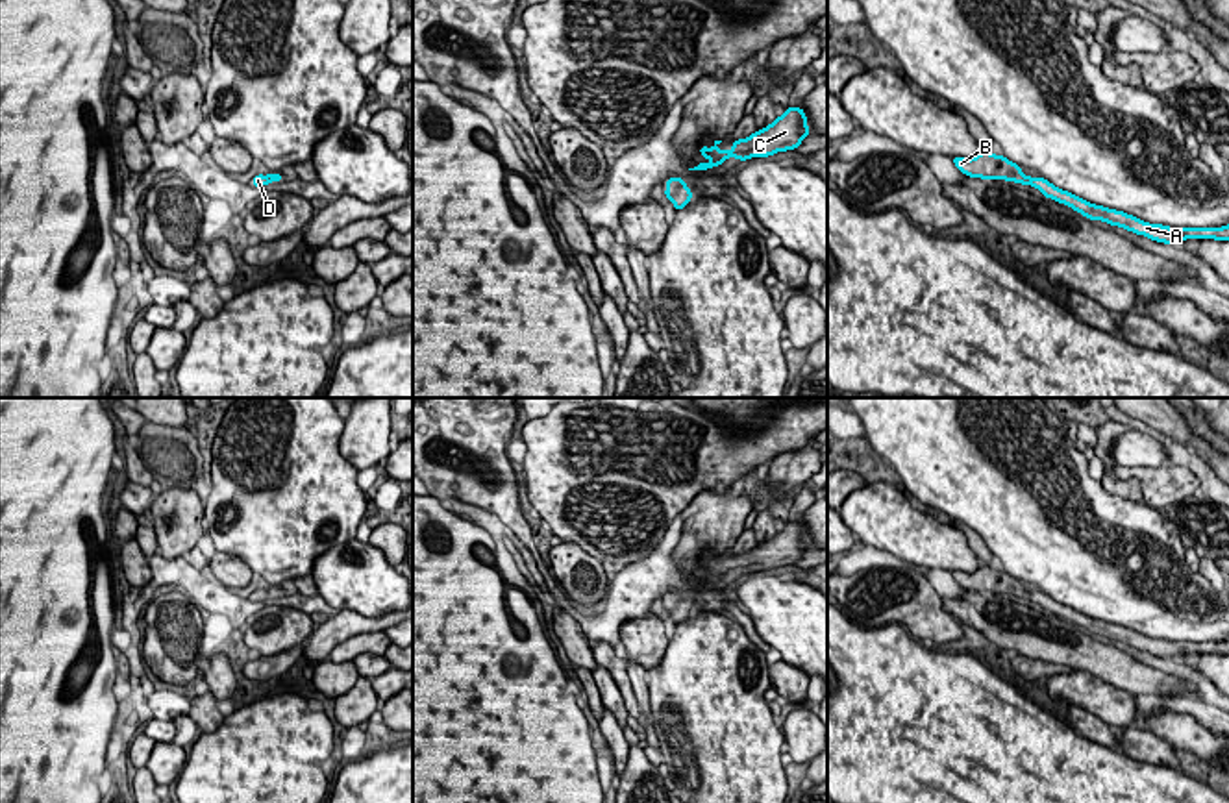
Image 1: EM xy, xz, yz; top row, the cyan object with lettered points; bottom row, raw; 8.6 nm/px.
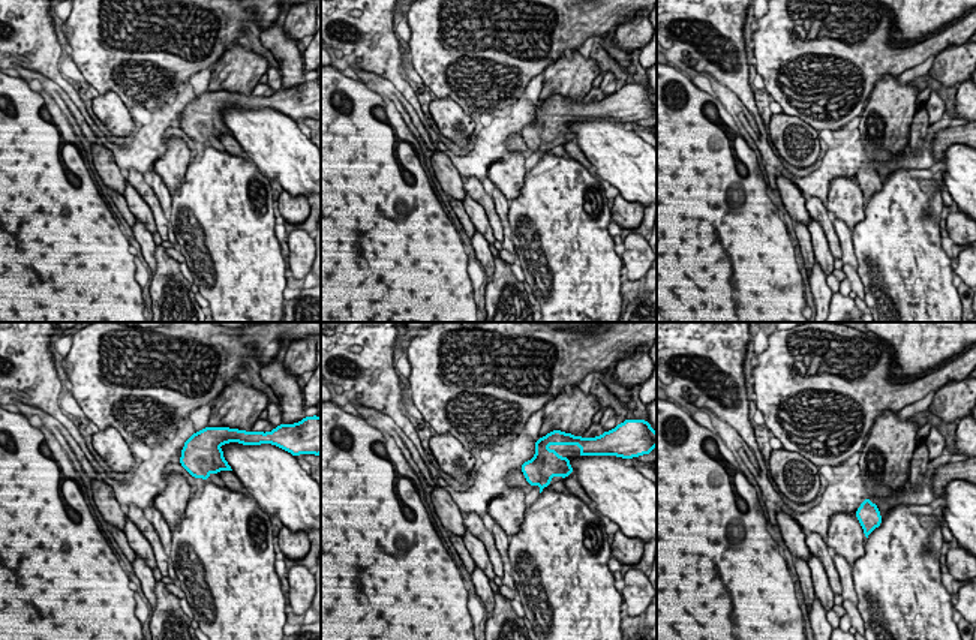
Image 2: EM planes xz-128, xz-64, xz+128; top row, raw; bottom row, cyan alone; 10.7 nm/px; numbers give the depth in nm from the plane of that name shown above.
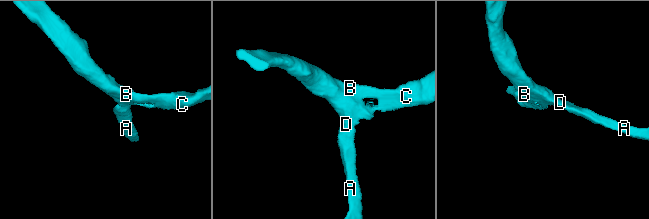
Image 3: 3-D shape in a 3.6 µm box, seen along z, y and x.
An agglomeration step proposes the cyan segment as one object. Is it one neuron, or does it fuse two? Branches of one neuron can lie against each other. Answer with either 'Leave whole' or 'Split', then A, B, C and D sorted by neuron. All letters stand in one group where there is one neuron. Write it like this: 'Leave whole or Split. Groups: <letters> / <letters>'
Leave whole. Groups: A B C D

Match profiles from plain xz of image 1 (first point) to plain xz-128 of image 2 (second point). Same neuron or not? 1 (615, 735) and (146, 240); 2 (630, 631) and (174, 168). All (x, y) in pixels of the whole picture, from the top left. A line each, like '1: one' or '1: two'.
1: one
2: one

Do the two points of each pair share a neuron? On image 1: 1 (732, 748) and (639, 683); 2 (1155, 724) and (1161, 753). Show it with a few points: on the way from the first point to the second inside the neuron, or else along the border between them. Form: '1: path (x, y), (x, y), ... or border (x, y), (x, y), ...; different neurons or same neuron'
1: border (646, 672), (650, 720), (654, 724); different neurons
2: border (1150, 729), (1174, 746); different neurons

